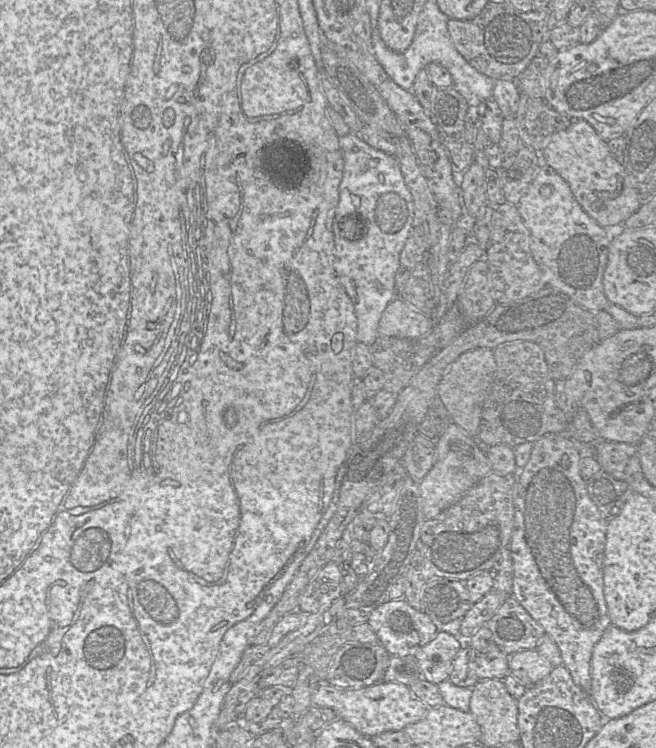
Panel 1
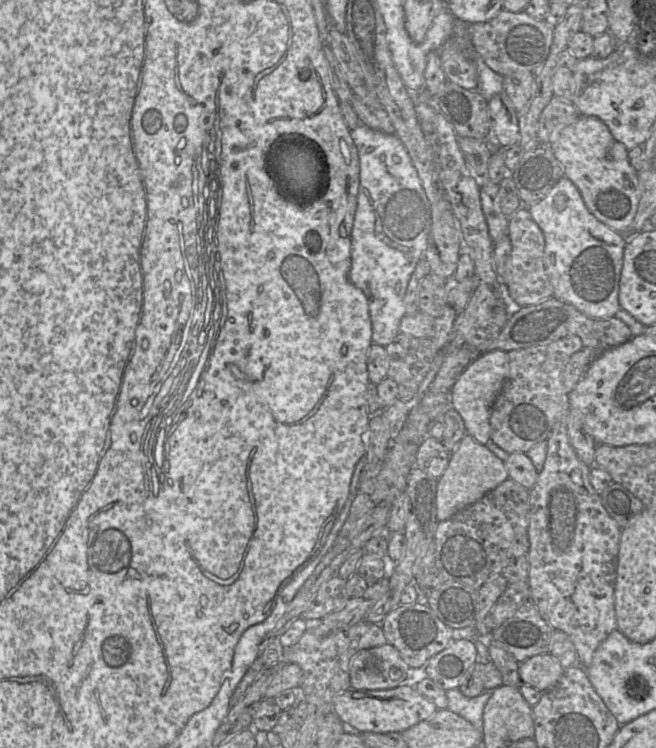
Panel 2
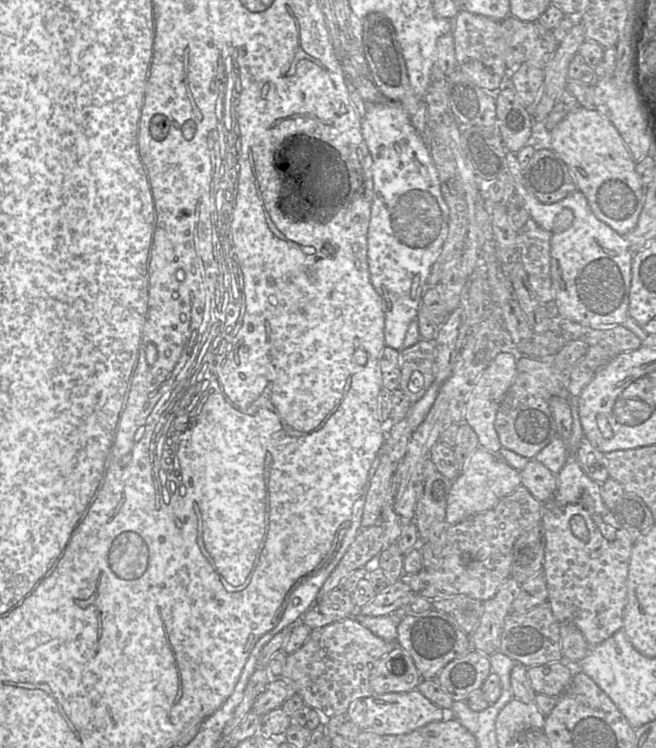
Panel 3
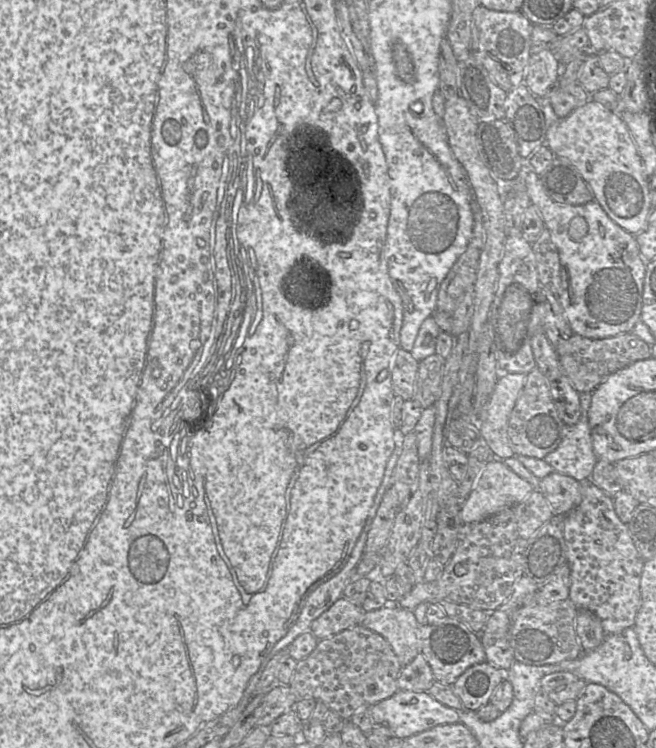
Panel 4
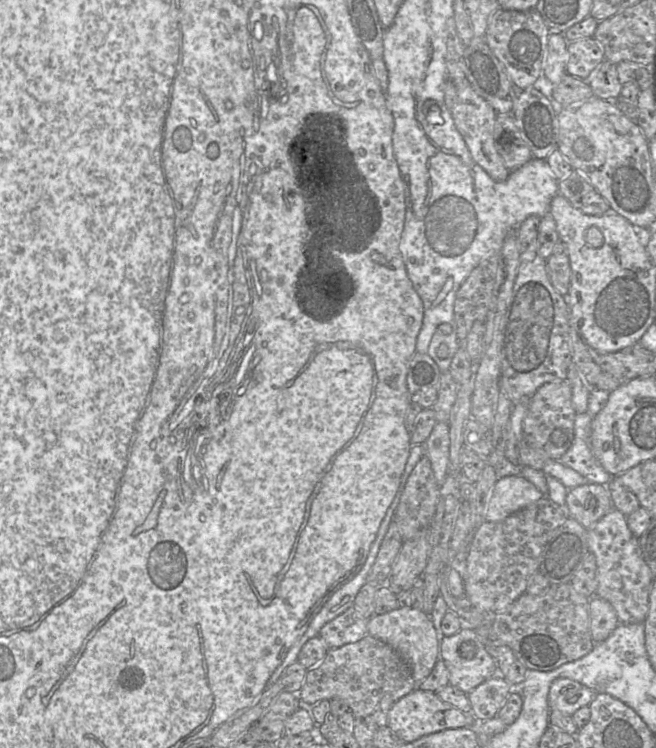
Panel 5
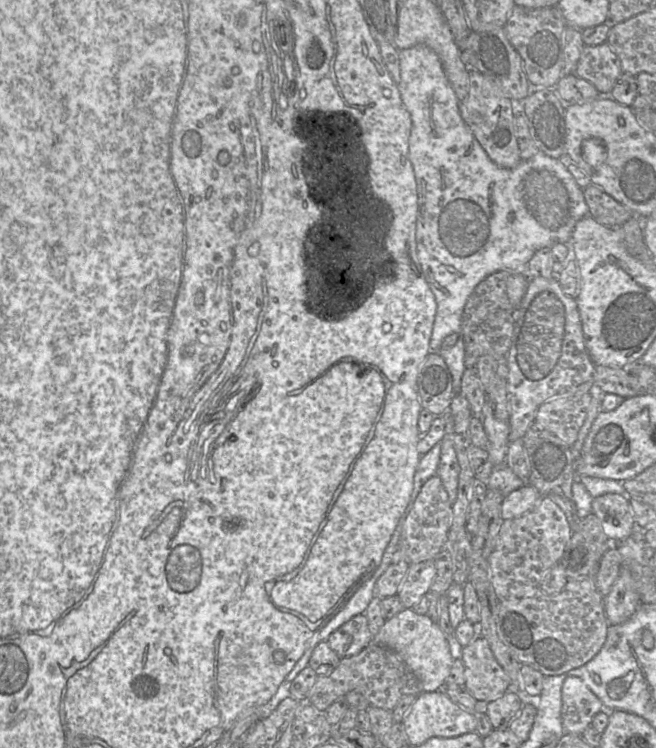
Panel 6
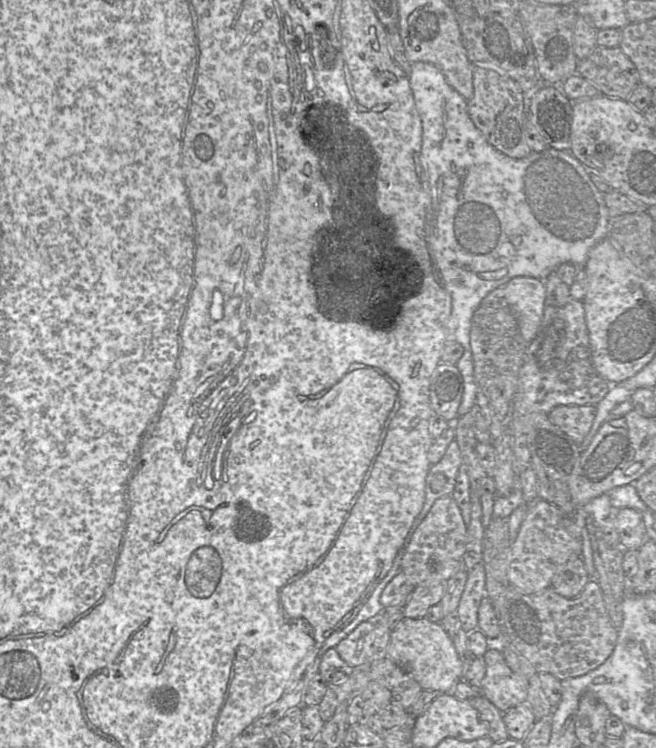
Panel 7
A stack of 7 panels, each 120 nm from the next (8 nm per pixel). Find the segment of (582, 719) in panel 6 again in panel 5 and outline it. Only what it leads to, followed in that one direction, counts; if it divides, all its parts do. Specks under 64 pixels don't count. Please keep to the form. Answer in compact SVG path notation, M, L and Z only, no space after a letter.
M568 678L555 679L549 689L550 708L571 717L578 709L589 706L595 693L583 684Z

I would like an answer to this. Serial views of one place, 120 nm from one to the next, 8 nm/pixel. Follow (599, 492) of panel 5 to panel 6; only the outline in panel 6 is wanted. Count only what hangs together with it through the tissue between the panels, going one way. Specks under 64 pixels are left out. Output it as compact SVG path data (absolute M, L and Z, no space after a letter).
M607 493L592 500L592 510L602 524L604 533L612 541L622 541L629 537L636 522L625 494Z

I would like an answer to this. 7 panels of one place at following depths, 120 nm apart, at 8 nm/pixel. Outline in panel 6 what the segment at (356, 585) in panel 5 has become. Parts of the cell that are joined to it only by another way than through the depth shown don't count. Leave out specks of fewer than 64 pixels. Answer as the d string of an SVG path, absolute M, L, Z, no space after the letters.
M375 573L371 578L362 583L351 595L343 608L313 635L313 637L307 642L307 648L314 648L319 641L327 638L330 633L353 616L365 612L370 601L375 597L375 583L378 577L373 577L374 575Z

